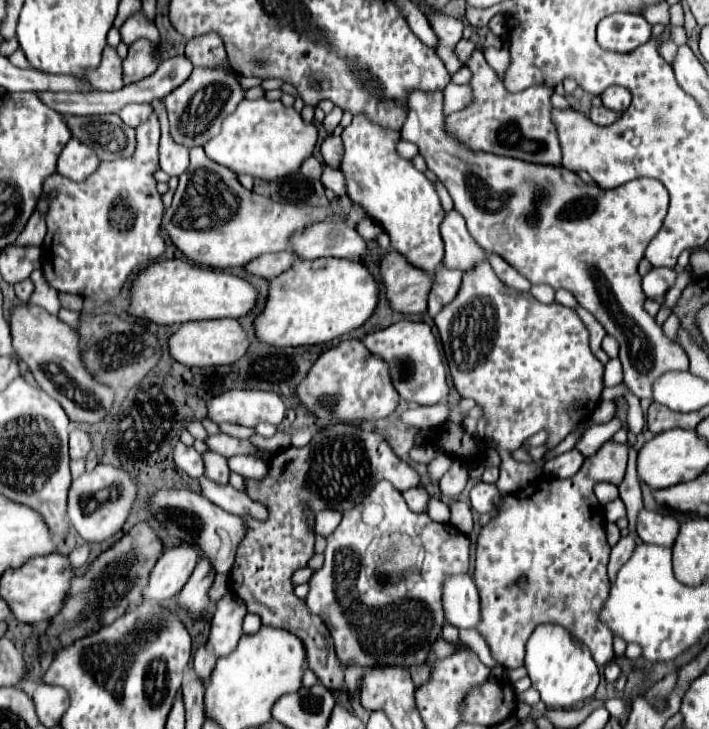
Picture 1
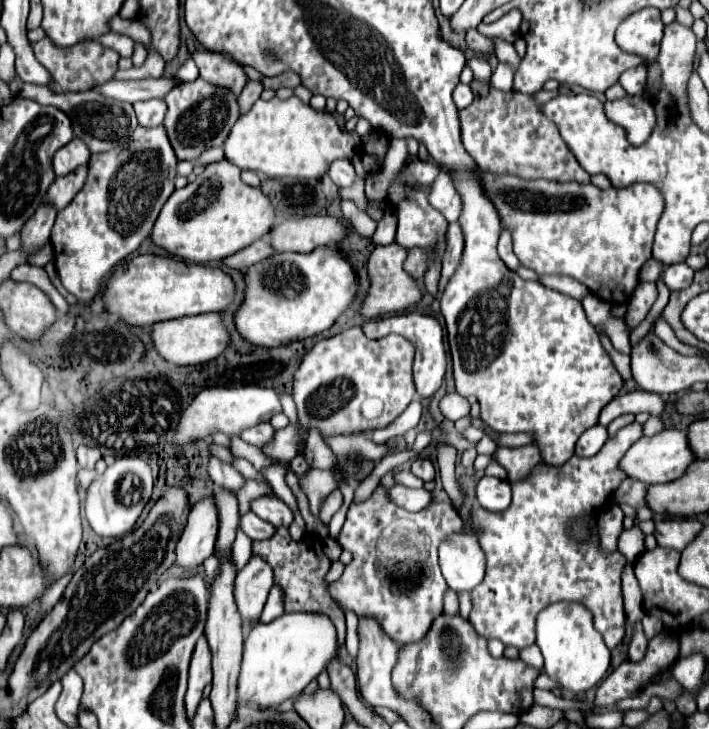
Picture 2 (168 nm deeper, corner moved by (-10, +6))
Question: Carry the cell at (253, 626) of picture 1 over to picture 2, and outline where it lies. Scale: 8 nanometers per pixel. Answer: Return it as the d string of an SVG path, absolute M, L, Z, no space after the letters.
M274 585L268 595L268 601L264 605L264 611L260 615L260 621L268 623L268 621L278 619L280 615L284 615L284 591L280 591L280 587Z

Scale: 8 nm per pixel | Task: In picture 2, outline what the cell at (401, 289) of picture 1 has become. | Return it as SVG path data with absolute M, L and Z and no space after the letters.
M390 243L386 247L376 247L372 251L372 255L368 257L370 289L360 305L360 311L358 311L362 317L374 319L374 317L380 317L384 313L396 313L396 311L402 311L408 305L416 303L422 297L418 283L402 269L404 261L406 261L406 251L398 243Z

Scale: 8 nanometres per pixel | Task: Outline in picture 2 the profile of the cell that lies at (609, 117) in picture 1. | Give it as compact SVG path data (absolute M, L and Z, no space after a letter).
M624 97L618 101L606 101L606 117L626 129L626 137L632 145L640 145L648 139L656 127L656 113L644 97Z

